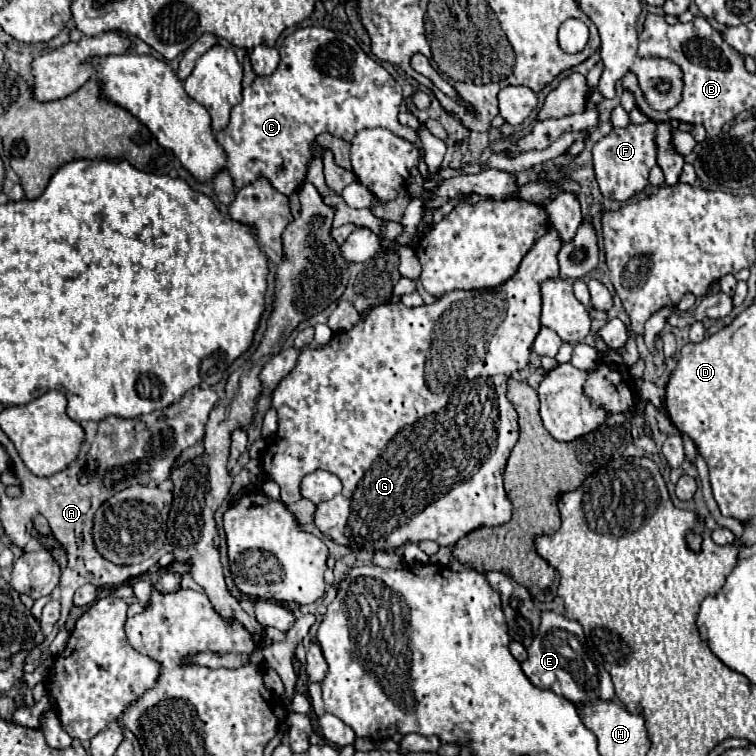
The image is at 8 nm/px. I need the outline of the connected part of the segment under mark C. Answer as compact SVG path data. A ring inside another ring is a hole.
M301 27L283 39L281 45L281 63L279 69L269 77L257 77L251 87L243 89L243 101L231 109L231 121L227 129L219 131L217 143L227 151L227 171L235 181L237 189L243 189L257 179L265 177L279 193L291 195L301 189L307 177L309 163L313 159L311 145L321 133L331 133L335 137L351 141L357 131L367 127L383 127L395 133L401 139L413 143L419 153L419 173L423 179L429 177L429 167L425 163L425 151L417 131L407 125L401 125L397 115L403 101L401 85L367 53L359 47L359 43L347 33L335 33L323 27Z

